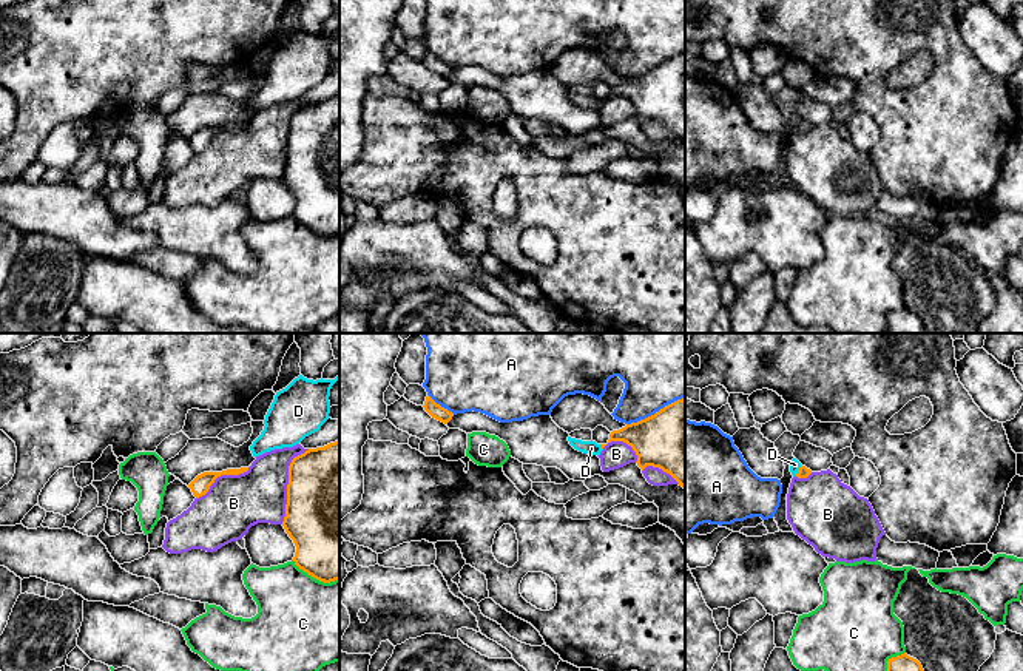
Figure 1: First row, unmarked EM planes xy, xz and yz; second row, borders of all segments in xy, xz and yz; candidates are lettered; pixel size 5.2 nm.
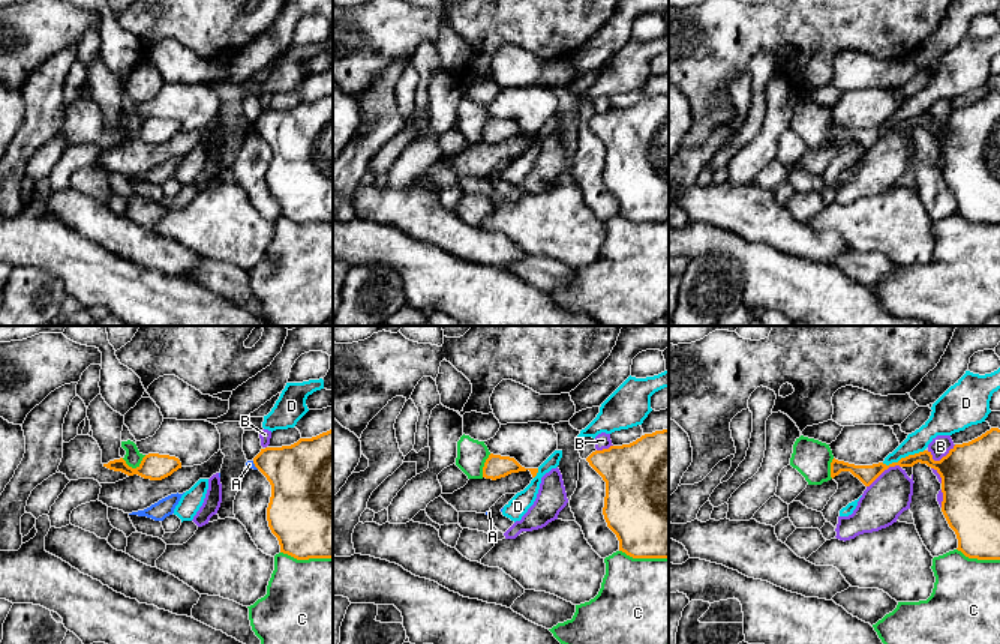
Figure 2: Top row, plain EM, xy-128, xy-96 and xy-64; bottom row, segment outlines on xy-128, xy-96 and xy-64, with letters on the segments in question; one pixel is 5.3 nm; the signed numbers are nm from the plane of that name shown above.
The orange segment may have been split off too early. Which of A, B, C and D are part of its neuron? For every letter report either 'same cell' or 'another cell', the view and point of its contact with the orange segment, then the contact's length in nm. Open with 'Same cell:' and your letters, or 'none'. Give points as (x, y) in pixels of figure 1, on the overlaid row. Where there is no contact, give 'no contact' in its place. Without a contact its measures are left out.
Same cell: D
A: another cell; meets orange in xz at (656, 412); contact 340 nm long
B: another cell; meets orange in xy at (289, 483); contact 420 nm long
C: another cell; meets orange in xy at (315, 577); contact 260 nm long
D: same cell; meets orange in xz at (602, 448); contact 30 nm long

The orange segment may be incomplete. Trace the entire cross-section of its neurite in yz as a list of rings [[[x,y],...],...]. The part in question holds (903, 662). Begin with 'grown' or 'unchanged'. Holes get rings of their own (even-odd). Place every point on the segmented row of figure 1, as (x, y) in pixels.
unchanged | [[[906,652],[887,660],[887,671],[924,671],[921,663]]]

